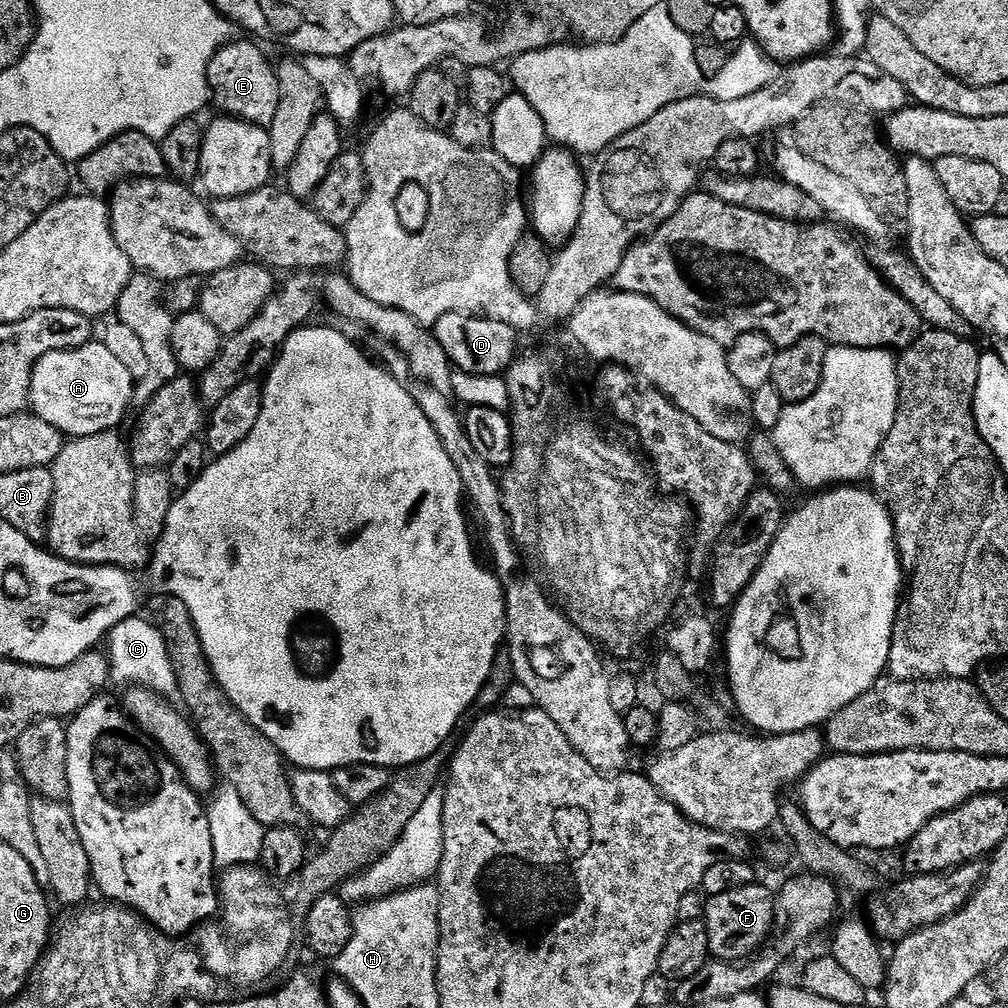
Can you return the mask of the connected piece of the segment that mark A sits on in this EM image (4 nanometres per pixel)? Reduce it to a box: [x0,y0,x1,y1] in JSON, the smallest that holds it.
[28,342,135,438]

